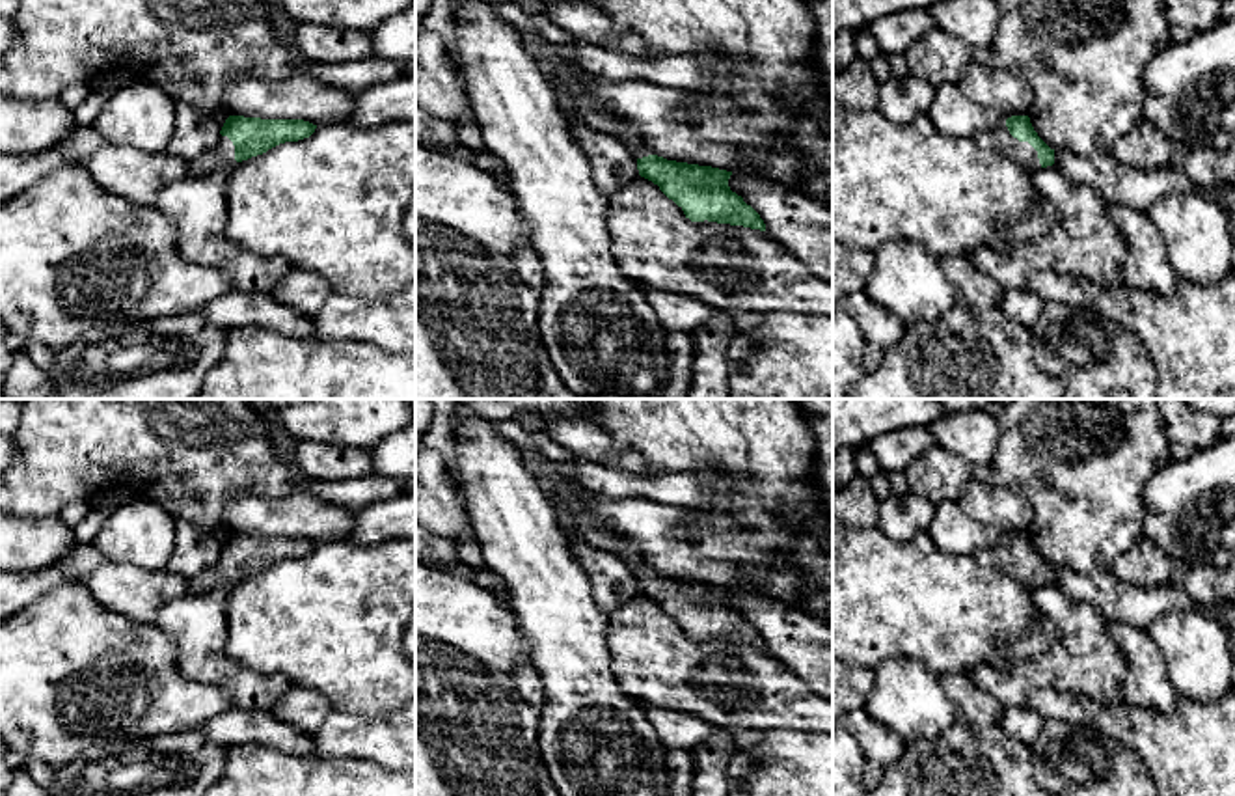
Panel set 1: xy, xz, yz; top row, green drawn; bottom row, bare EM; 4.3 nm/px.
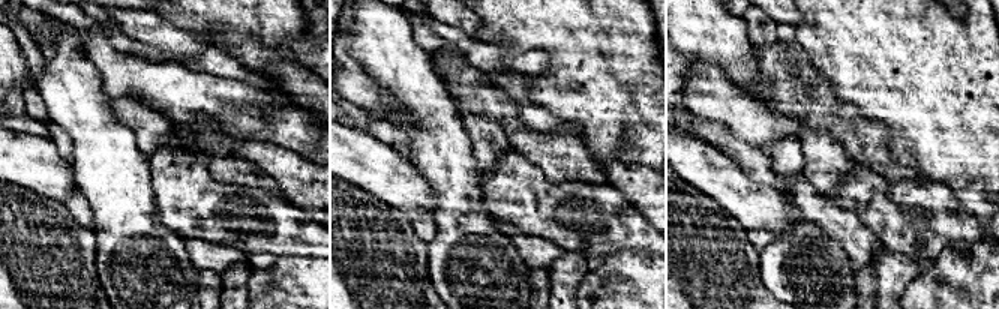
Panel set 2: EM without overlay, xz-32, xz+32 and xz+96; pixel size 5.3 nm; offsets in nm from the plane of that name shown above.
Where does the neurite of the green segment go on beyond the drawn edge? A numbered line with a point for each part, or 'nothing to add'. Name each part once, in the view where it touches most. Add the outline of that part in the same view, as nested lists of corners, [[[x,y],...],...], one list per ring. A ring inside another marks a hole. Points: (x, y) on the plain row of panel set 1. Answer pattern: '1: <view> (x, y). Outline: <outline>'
1: yz (999, 556). Outline: [[[1004,542],[974,552],[974,557],[987,567],[995,567],[1004,574],[1021,580],[1026,587],[1041,585],[1038,569],[1028,559],[1013,556]]]

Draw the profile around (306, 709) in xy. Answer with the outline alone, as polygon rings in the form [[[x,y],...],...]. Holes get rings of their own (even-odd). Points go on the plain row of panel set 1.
[[[291,686],[270,708],[287,725],[304,733],[317,733],[333,710],[330,701],[313,688]]]

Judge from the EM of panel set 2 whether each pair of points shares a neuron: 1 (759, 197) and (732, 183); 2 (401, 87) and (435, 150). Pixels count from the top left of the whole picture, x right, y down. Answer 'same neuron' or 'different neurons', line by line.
1: same neuron
2: same neuron

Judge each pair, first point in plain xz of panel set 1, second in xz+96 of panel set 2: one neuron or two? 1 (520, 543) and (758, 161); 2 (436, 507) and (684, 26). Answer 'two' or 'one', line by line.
1: two
2: two

